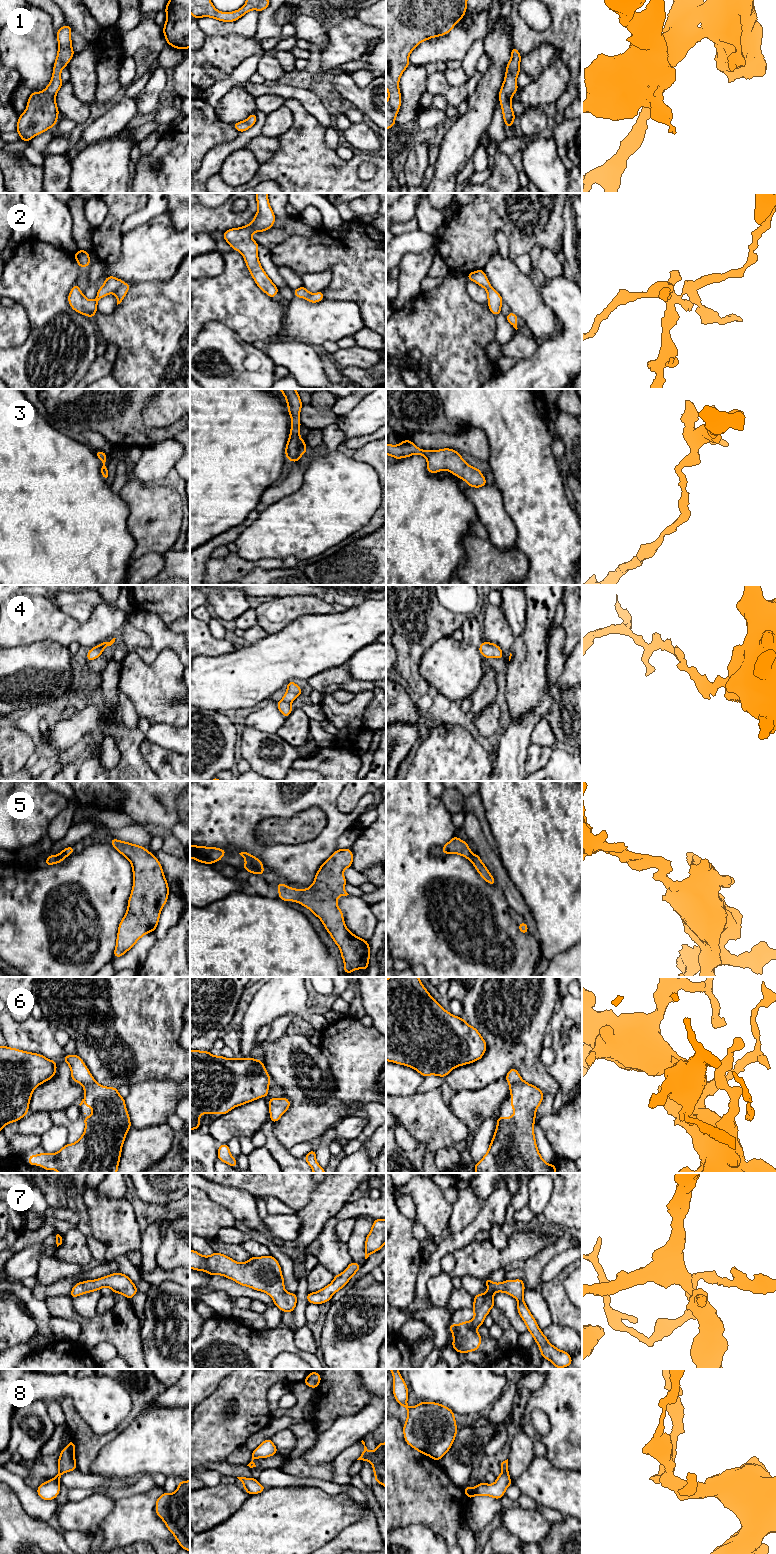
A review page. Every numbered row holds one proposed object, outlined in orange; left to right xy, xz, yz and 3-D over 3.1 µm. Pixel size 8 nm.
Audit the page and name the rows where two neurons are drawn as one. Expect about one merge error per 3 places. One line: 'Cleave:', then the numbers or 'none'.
Cleave: 2

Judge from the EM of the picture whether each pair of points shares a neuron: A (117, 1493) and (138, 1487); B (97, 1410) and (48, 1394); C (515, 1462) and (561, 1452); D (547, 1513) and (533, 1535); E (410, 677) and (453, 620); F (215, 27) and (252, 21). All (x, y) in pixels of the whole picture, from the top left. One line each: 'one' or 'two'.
A: one
B: one
C: two
D: two
E: one
F: one

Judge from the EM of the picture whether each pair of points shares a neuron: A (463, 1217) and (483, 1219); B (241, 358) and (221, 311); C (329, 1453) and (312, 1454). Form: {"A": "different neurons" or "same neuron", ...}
{"A": "different neurons", "B": "different neurons", "C": "same neuron"}

